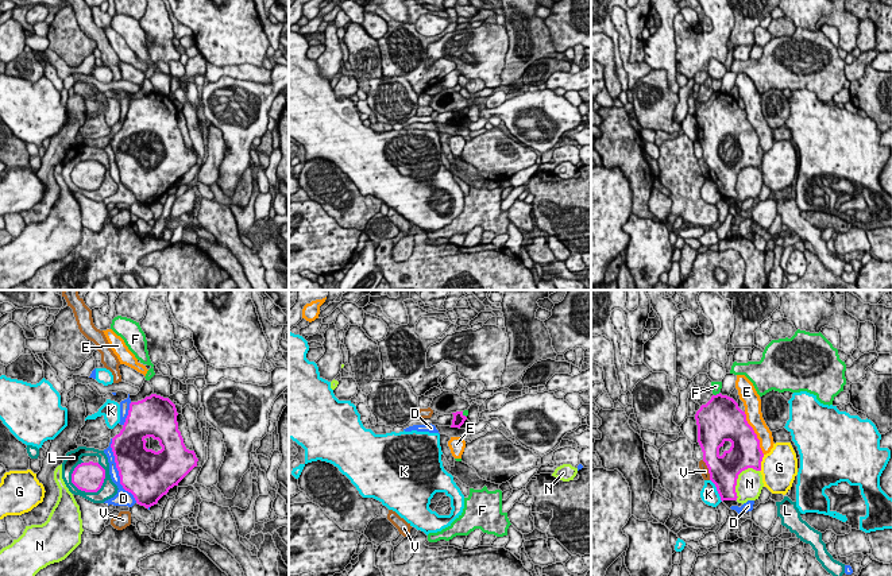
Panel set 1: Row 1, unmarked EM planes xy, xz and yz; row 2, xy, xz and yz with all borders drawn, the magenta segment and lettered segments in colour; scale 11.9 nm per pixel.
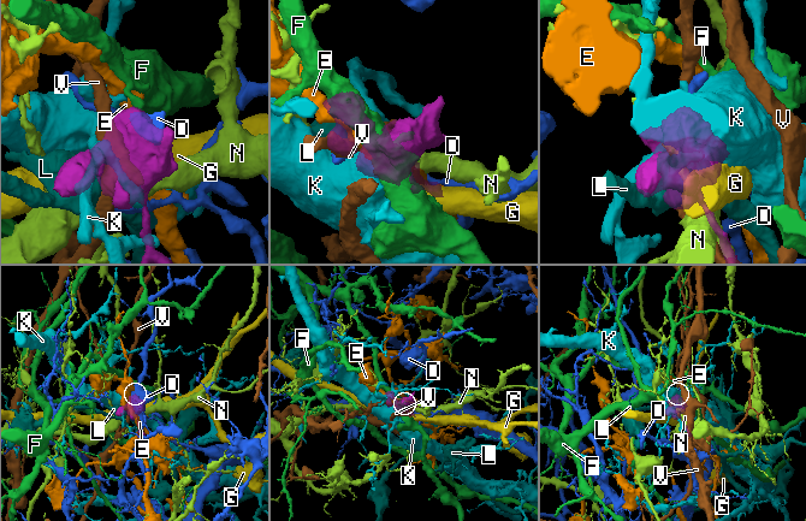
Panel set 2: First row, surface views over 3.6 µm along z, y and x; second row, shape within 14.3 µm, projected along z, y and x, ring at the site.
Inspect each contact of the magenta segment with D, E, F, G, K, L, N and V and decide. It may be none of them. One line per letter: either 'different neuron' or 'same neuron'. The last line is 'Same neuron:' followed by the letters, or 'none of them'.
D: different neuron
E: different neuron
F: different neuron
G: different neuron
K: different neuron
L: different neuron
N: different neuron
V: different neuron
Same neuron: none of them

